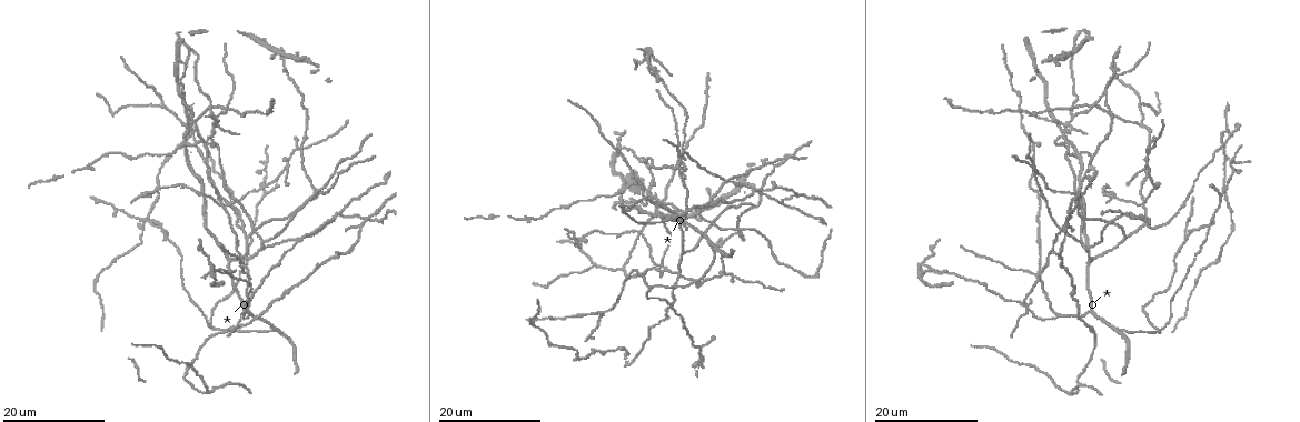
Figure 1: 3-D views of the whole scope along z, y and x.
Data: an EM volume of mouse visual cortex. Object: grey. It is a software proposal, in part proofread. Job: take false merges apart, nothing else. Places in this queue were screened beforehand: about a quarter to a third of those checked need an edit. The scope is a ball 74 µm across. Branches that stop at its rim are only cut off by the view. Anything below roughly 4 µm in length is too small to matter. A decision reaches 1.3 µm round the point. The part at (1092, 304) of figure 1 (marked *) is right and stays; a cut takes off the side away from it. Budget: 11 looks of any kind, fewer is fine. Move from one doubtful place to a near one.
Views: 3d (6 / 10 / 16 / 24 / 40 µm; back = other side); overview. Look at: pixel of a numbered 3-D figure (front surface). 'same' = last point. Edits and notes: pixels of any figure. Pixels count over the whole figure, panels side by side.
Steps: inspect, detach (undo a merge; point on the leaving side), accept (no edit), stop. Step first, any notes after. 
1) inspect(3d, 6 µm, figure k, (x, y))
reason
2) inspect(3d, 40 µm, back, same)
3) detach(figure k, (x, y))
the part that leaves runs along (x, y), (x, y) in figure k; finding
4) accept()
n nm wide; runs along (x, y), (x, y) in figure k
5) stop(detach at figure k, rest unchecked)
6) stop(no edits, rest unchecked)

inspect(3d, 24 µm, figure 1, (244, 310))
arms part here

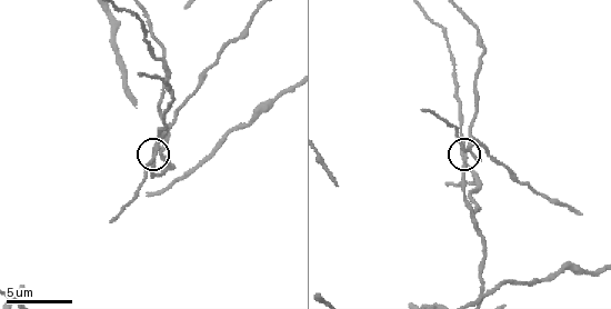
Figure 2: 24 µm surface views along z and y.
inspect(3d, 6 µm, figure 2, (468, 150))

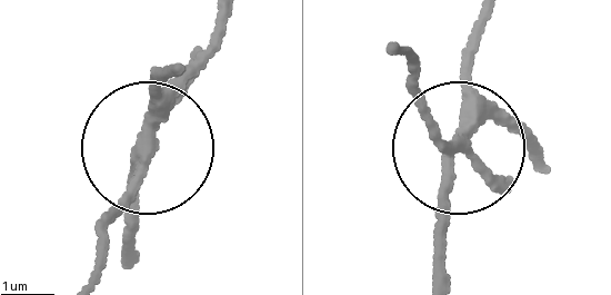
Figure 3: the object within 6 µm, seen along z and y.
inspect(3d, 6 µm, back, figure 3, (142, 156))

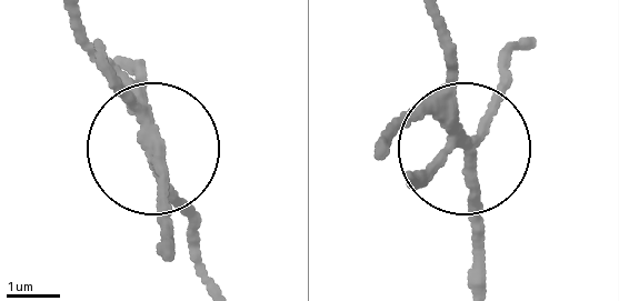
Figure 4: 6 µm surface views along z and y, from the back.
detach(figure 4, (110, 73))
3 arms; the part that leaves runs along (140, 134), (202, 277) in figure 4; a second cell is stuck on

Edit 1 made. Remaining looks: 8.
inspect(overview)

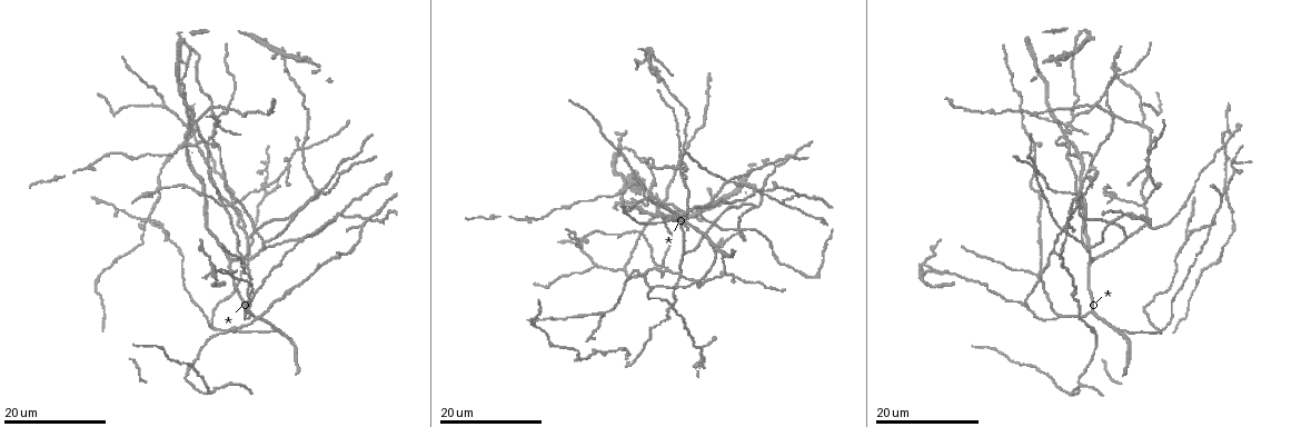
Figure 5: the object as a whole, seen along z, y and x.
inspect(3d, 16 µm, figure 5, (1128, 239))
three arms meet

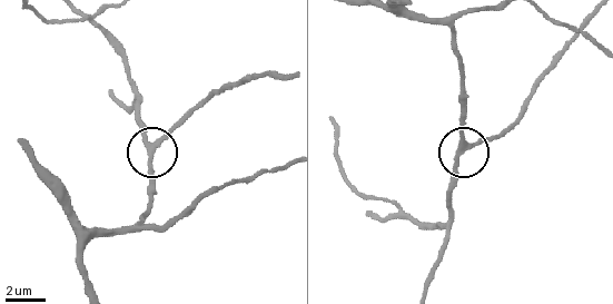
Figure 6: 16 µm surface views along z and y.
inspect(3d, 6 µm, figure 6, (463, 150))

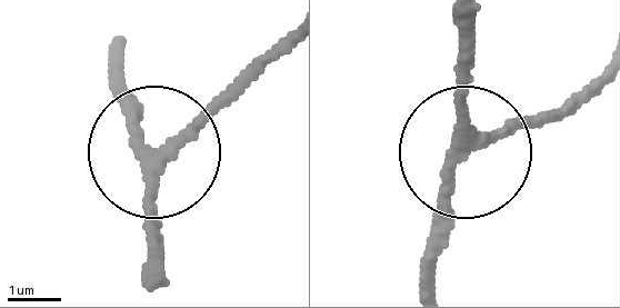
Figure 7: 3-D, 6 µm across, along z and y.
accept()
side arm 88 µm; runs along (457, 23), (461, 143), (559, 117) in figure 7; continuous, no second cell

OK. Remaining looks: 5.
inspect(3d, 16 µm, figure 2, (480, 293))
four or more arms meet

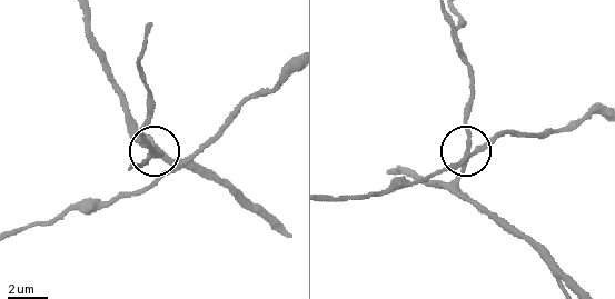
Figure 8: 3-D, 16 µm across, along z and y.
inspect(3d, 16 µm, back, figure 8, (467, 149))
from behind

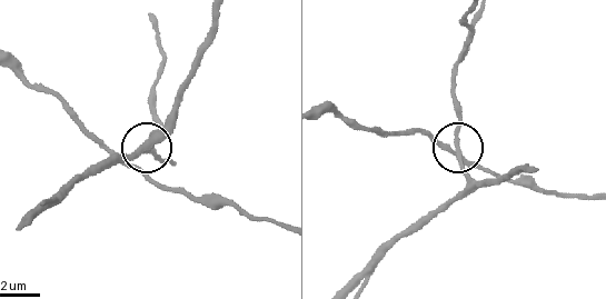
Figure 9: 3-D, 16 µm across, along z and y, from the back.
accept()
4 arms; all the same cell

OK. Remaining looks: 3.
inspect(3d, 24 µm, figure 5, (1185, 235))
two arms in line, one across

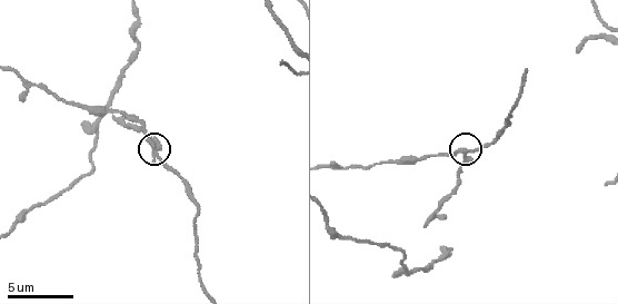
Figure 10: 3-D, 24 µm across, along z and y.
inspect(3d, 10 µm, figure 10, (156, 152))

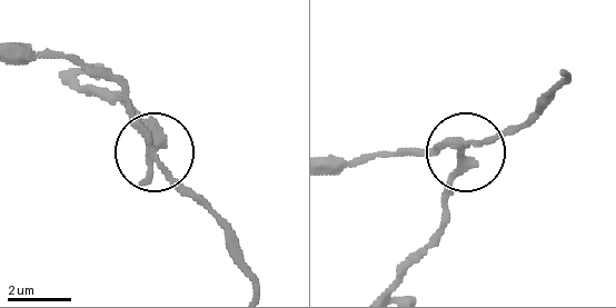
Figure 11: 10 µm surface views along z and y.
detach(figure 11, (449, 174))
side arm 8 µm; the part that leaves runs along (464, 150), (443, 228), (397, 284) in figure 11; a second cell is stuck on

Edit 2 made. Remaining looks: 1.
stop(detach at figure 4, detach at figure 11, rest unchecked)

